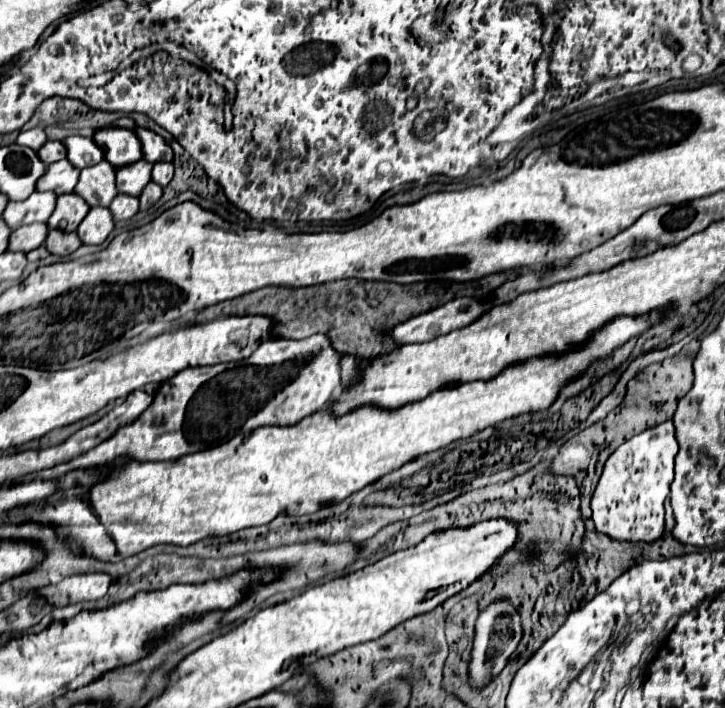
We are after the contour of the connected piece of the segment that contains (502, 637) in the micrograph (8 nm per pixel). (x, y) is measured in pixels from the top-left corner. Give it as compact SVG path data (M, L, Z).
M496 602L488 606L478 622L476 622L476 638L474 638L474 650L472 650L472 662L470 662L470 676L474 686L488 684L506 664L508 656L516 650L518 640L522 638L522 626L520 616L508 602Z

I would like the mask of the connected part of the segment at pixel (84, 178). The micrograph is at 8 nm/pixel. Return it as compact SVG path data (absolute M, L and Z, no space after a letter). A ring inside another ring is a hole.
M102 160L96 166L80 170L80 180L74 192L80 194L88 202L88 206L108 206L118 194L114 182L114 166Z

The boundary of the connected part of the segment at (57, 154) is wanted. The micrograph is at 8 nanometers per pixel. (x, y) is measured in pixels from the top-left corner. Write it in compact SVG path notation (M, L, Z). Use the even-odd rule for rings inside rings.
M46 142L40 150L38 150L38 158L46 164L58 162L62 158L66 158L66 148L62 142Z

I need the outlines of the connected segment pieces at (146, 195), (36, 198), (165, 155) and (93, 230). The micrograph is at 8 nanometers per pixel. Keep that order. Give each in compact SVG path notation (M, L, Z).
M148 182L148 186L140 194L140 208L142 210L150 208L154 202L158 202L160 196L162 196L162 186L156 186L156 182Z
M32 192L22 202L8 202L2 218L4 218L4 222L12 230L30 224L30 222L16 222L16 220L46 222L50 218L52 210L54 210L54 204L56 204L56 194L50 194L50 192Z
M136 128L134 132L142 142L142 152L144 152L146 162L154 164L154 162L160 162L160 160L164 160L164 162L172 160L172 156L174 156L172 148L164 142L164 138L156 136L156 132L144 130L144 128Z
M90 208L86 218L78 226L78 236L84 244L102 244L114 228L114 220L108 208Z

